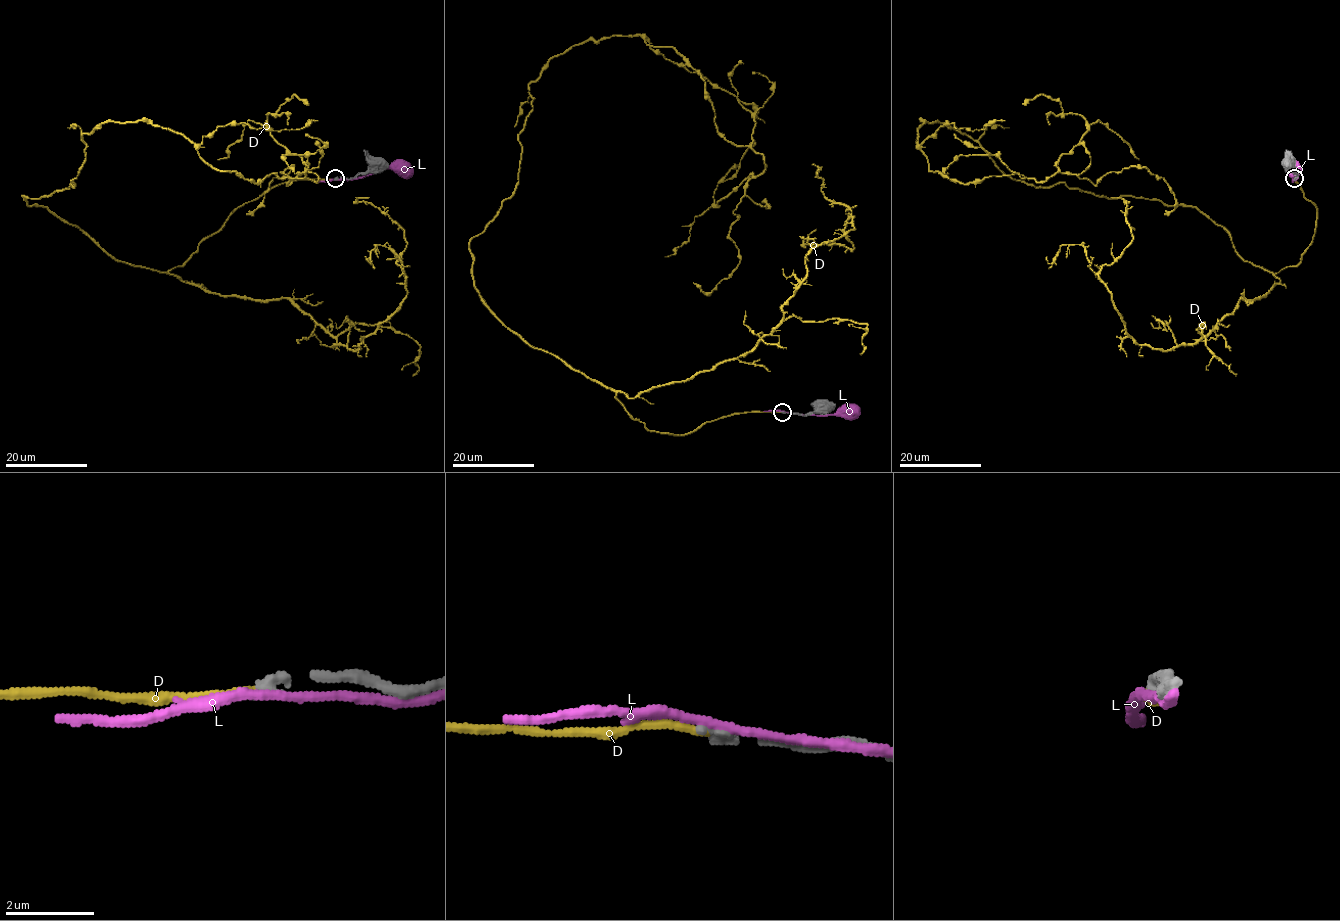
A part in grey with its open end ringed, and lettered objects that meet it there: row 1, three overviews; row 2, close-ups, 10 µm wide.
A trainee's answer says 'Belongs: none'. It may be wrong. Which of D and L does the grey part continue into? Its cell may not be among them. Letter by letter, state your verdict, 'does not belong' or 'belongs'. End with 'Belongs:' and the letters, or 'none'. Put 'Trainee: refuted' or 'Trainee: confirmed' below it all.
D: does not belong
L: does not belong
Belongs: none
Trainee: confirmed

